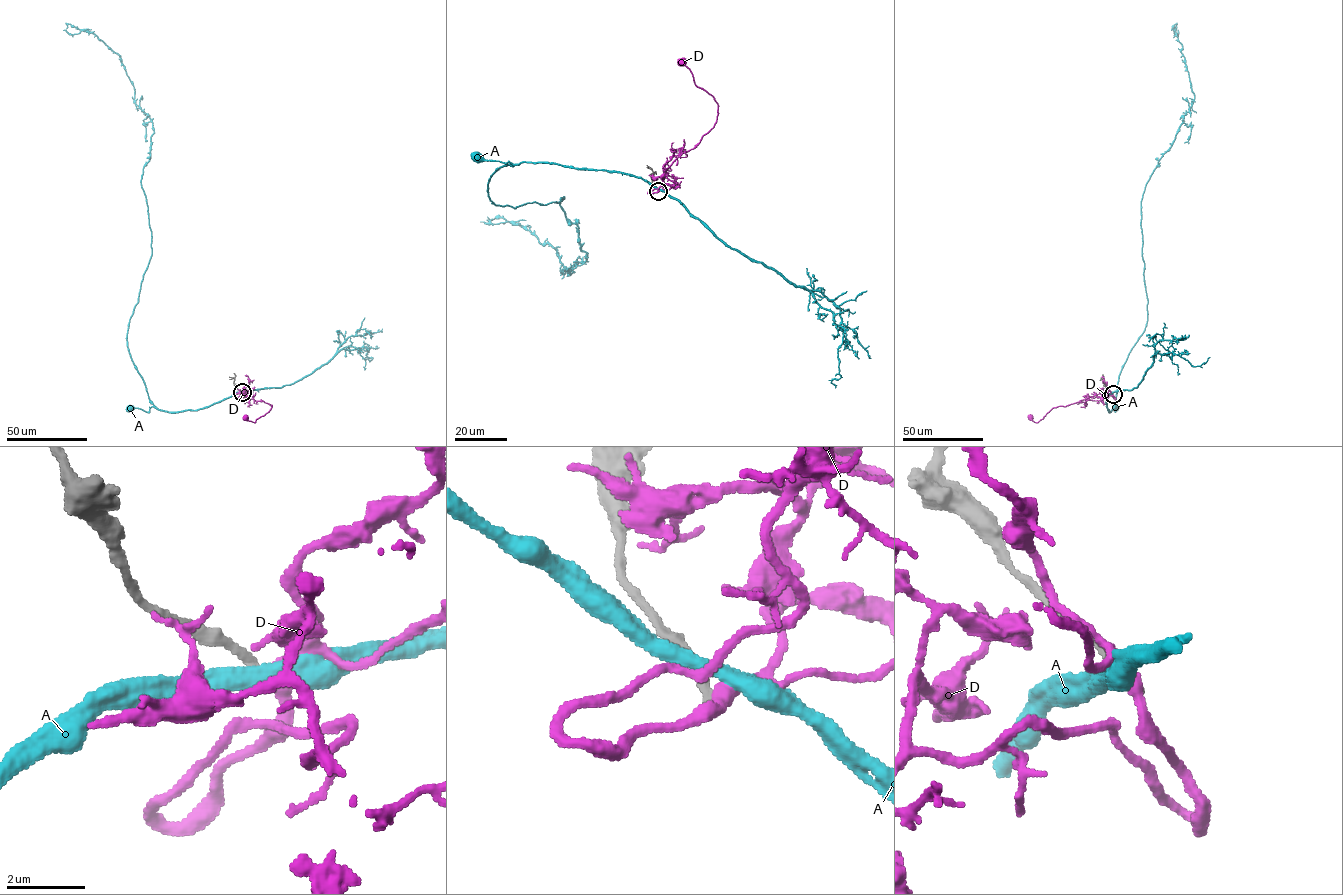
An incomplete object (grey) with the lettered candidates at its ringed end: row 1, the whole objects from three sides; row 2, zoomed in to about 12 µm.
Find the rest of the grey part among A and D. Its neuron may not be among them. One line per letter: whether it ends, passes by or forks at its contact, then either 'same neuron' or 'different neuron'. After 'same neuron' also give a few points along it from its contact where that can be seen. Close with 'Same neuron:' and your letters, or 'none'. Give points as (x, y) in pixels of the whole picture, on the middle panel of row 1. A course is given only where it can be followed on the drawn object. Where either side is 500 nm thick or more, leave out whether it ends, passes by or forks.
A: it passes by | different neuron
D: it passes by | different neuron
Same neuron: none

